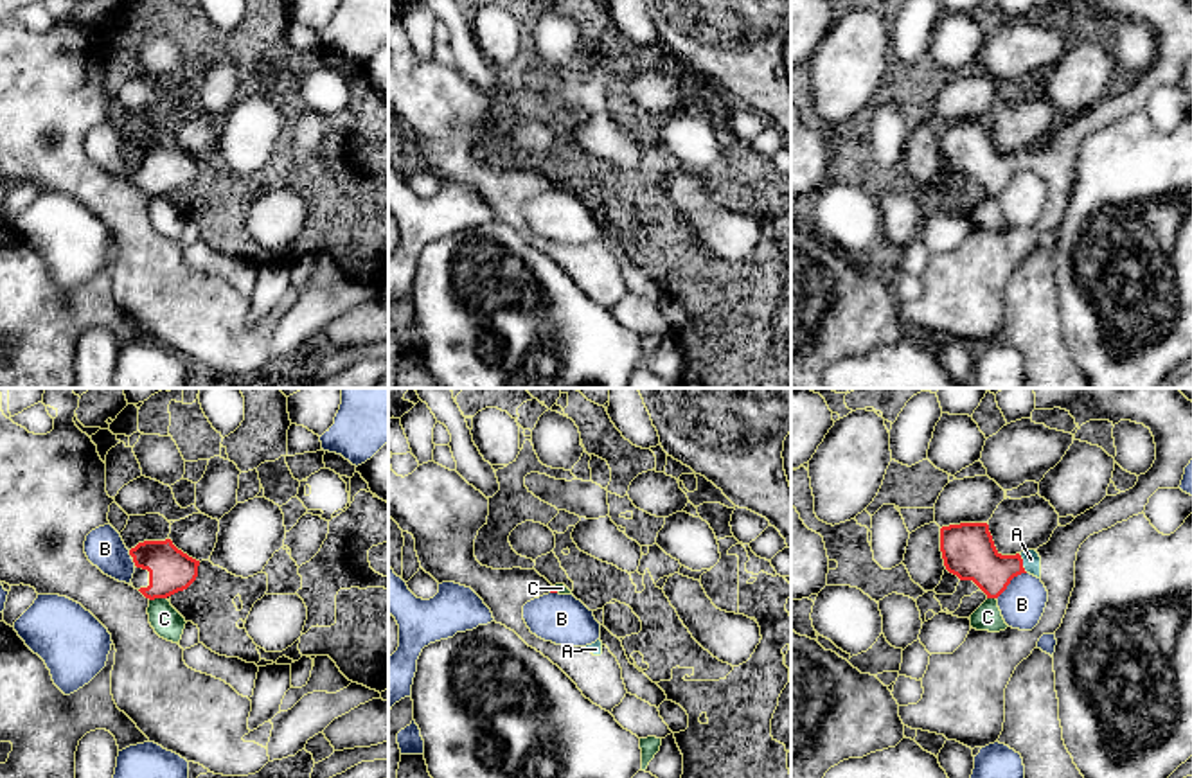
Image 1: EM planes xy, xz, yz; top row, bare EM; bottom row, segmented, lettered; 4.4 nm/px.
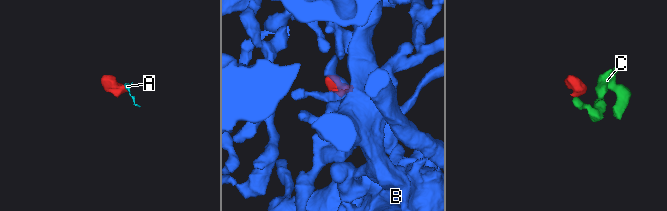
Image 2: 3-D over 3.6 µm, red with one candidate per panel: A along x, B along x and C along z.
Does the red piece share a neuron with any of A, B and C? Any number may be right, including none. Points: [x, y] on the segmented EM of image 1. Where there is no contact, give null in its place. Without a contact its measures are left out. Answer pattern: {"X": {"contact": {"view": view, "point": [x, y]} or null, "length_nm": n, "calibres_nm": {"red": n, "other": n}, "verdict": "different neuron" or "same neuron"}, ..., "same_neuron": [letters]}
{"A": {"contact": {"view": "yz", "point": [1022, 563]}, "length_nm": 100, "calibres_nm": {"red": 240, "other": 80}, "verdict": "same neuron"}, "B": {"contact": {"view": "yz", "point": [1009, 583]}, "length_nm": 180, "calibres_nm": {"red": 240, "other": 200}, "verdict": "different neuron"}, "C": {"contact": {"view": "xy", "point": [157, 597]}, "length_nm": 80, "calibres_nm": {"red": 200, "other": 140}, "verdict": "different neuron"}, "same_neuron": ["A"]}

